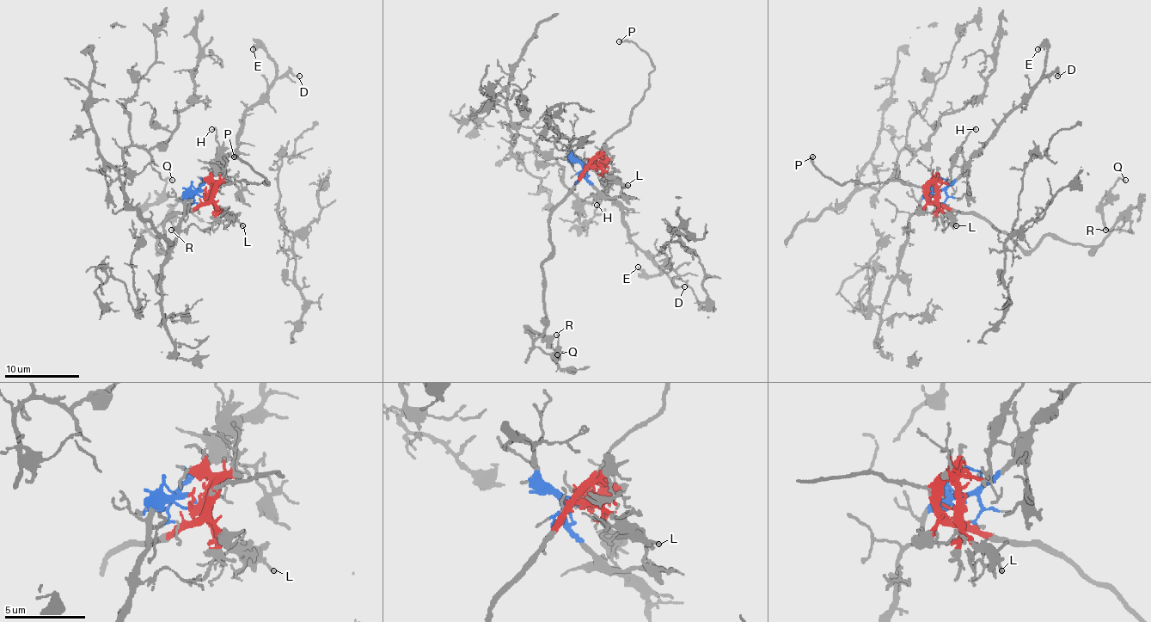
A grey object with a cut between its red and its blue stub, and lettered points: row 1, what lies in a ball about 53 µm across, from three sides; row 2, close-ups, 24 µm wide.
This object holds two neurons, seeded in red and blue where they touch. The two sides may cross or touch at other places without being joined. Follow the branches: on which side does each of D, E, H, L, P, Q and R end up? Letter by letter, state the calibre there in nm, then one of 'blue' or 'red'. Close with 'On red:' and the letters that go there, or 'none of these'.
D: 100 nm | blue
E: 100 nm | blue
H: 130 nm | red
L: 180 nm | red
P: 200 nm | red
Q: 120 nm | red
R: 110 nm | red
On red: H, L, P, Q, R

